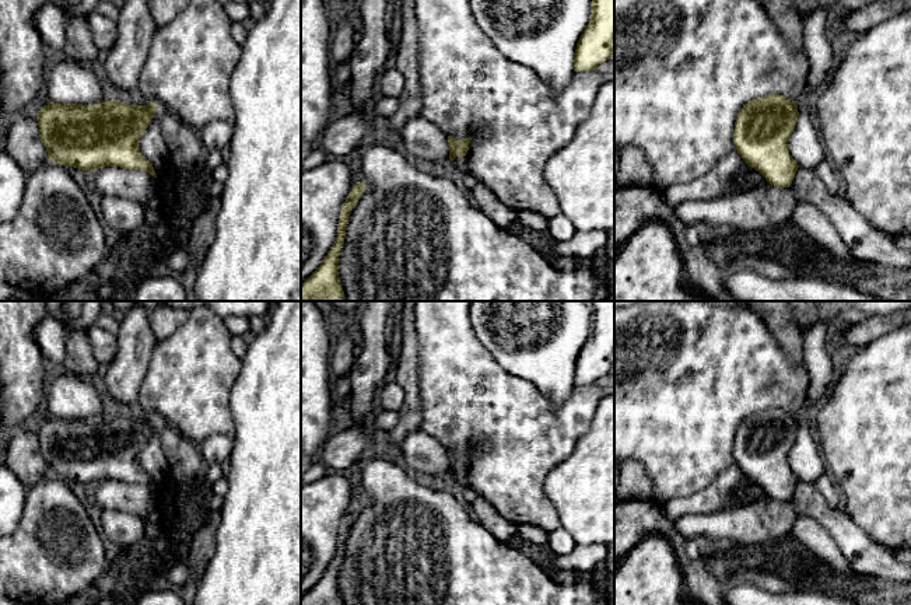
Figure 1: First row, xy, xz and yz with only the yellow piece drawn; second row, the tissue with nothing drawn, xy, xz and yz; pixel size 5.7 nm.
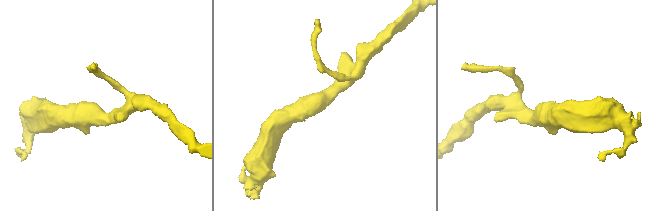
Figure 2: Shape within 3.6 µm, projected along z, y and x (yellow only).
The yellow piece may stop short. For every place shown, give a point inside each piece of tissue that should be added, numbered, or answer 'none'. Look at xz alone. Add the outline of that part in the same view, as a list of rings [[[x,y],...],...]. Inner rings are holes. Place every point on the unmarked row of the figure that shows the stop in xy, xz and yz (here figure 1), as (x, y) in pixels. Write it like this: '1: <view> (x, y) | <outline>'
none

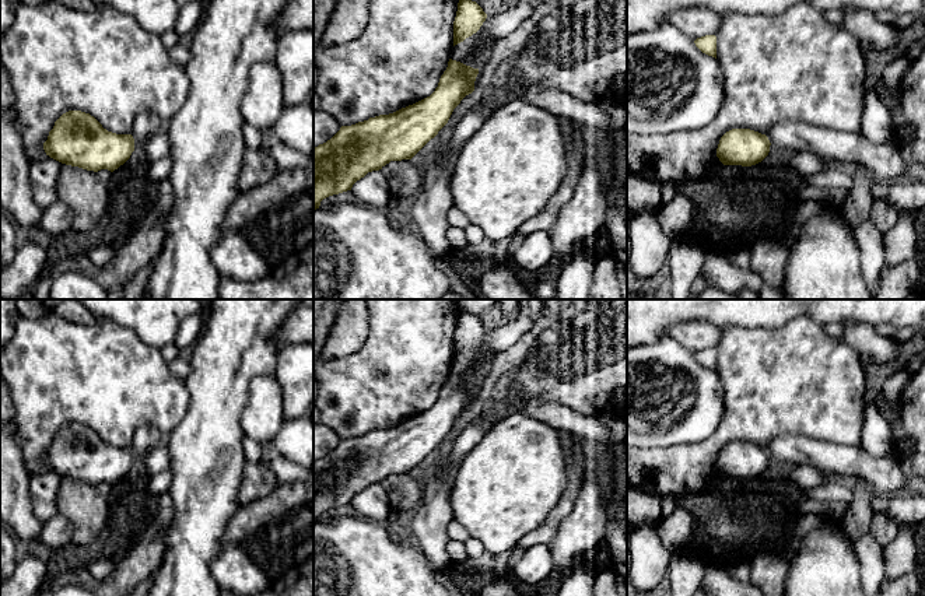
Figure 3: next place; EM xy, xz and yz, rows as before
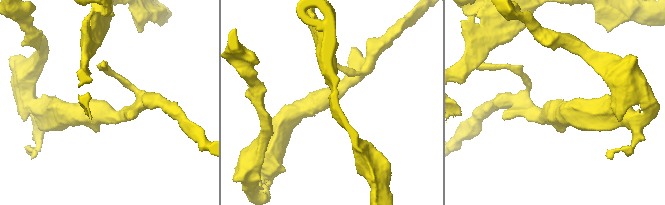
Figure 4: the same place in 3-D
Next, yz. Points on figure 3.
none

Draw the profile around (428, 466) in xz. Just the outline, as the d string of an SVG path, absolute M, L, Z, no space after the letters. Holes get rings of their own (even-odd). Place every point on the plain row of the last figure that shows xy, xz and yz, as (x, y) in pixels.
M448 435L438 448L431 452L411 473L421 481L431 478L438 467L445 462L455 441L455 435Z

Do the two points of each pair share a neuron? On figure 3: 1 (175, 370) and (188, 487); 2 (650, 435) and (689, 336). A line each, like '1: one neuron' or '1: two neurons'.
1: two neurons
2: two neurons

